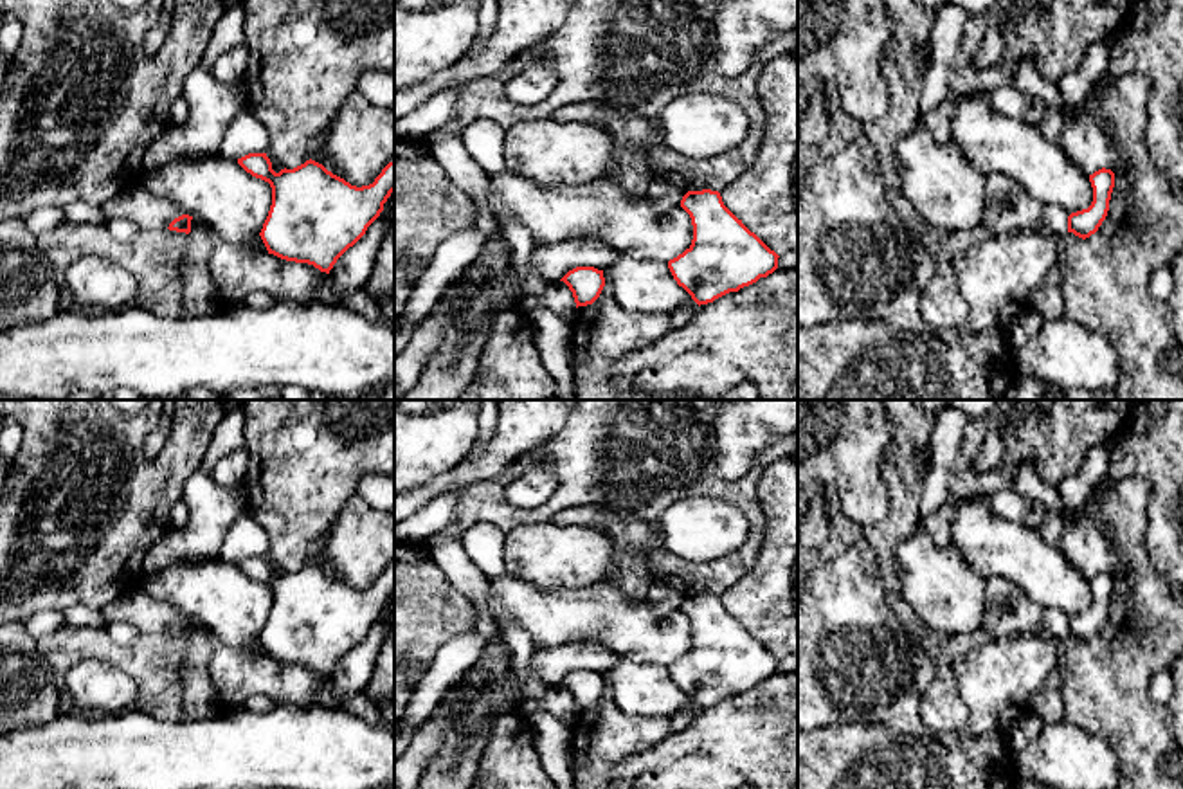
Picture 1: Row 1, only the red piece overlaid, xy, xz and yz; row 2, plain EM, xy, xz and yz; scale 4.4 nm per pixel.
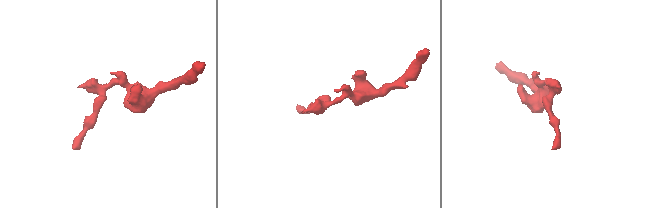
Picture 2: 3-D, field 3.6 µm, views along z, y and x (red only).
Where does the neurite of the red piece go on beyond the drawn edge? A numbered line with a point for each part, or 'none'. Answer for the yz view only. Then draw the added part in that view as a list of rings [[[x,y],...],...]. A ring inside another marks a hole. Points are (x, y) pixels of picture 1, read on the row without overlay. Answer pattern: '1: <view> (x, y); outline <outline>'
none

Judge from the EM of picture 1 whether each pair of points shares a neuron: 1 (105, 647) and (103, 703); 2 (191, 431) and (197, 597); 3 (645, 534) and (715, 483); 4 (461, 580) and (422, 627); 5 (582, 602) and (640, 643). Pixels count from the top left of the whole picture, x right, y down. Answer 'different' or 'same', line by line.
1: different
2: different
3: different
4: different
5: same

